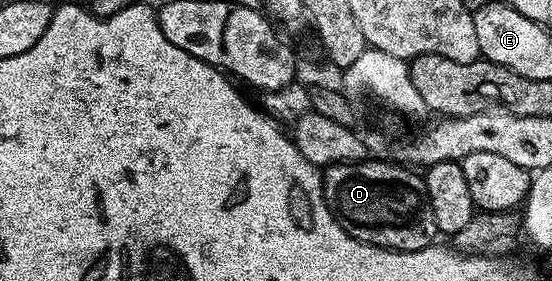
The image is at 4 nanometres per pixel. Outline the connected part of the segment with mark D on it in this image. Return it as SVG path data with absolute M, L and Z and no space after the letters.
M393 160L387 162L341 162L321 171L322 191L332 216L356 240L372 244L379 250L423 250L439 237L438 225L432 216L426 179L421 173Z

